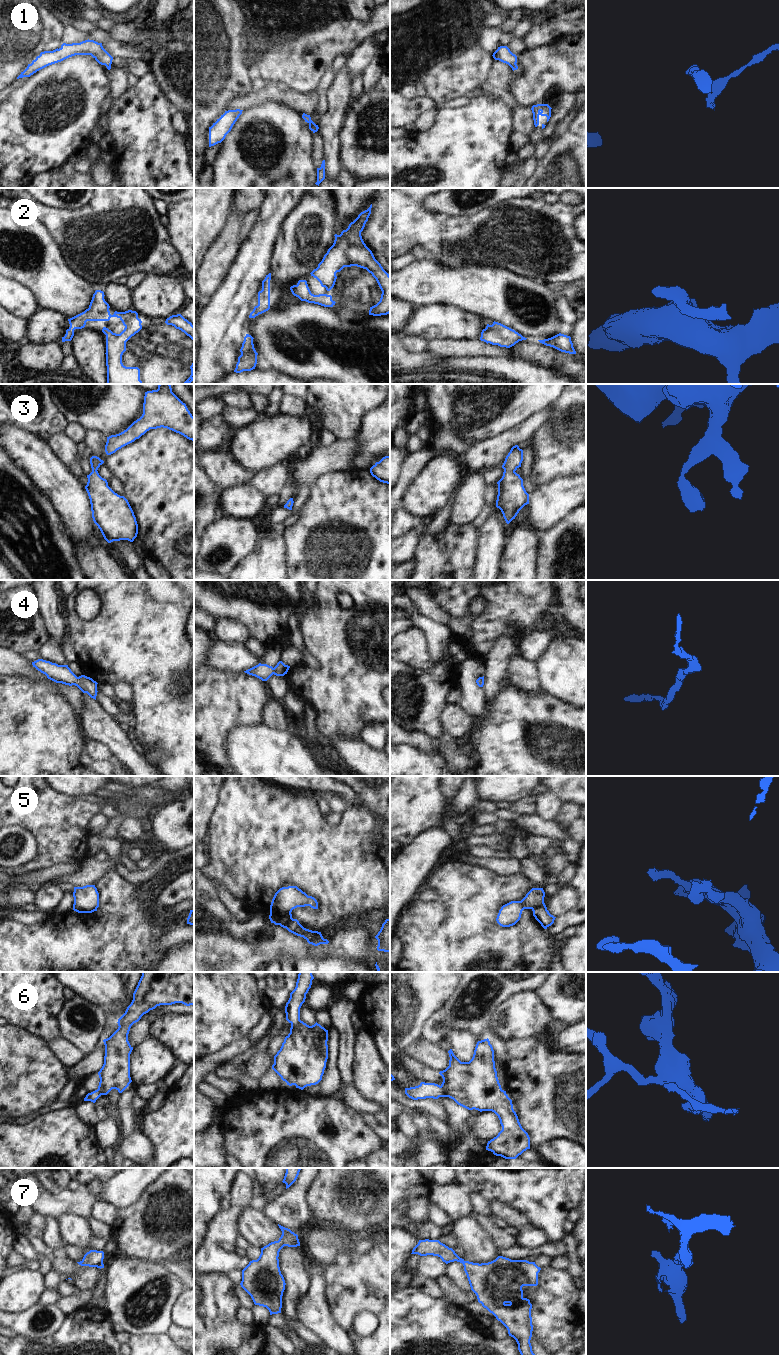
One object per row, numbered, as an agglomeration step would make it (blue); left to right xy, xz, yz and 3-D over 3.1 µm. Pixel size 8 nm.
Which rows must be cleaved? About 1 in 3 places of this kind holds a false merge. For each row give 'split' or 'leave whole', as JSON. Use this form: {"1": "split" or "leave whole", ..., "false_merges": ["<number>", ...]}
{"1": "leave whole", "2": "leave whole", "3": "leave whole", "4": "leave whole", "5": "split", "6": "split", "7": "leave whole", "false_merges": ["5", "6"]}

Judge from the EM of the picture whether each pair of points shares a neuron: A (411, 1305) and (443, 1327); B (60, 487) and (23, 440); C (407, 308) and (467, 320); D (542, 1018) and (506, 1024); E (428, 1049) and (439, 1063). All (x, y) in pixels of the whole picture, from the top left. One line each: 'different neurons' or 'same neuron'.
A: same neuron
B: same neuron
C: different neurons
D: same neuron
E: same neuron

